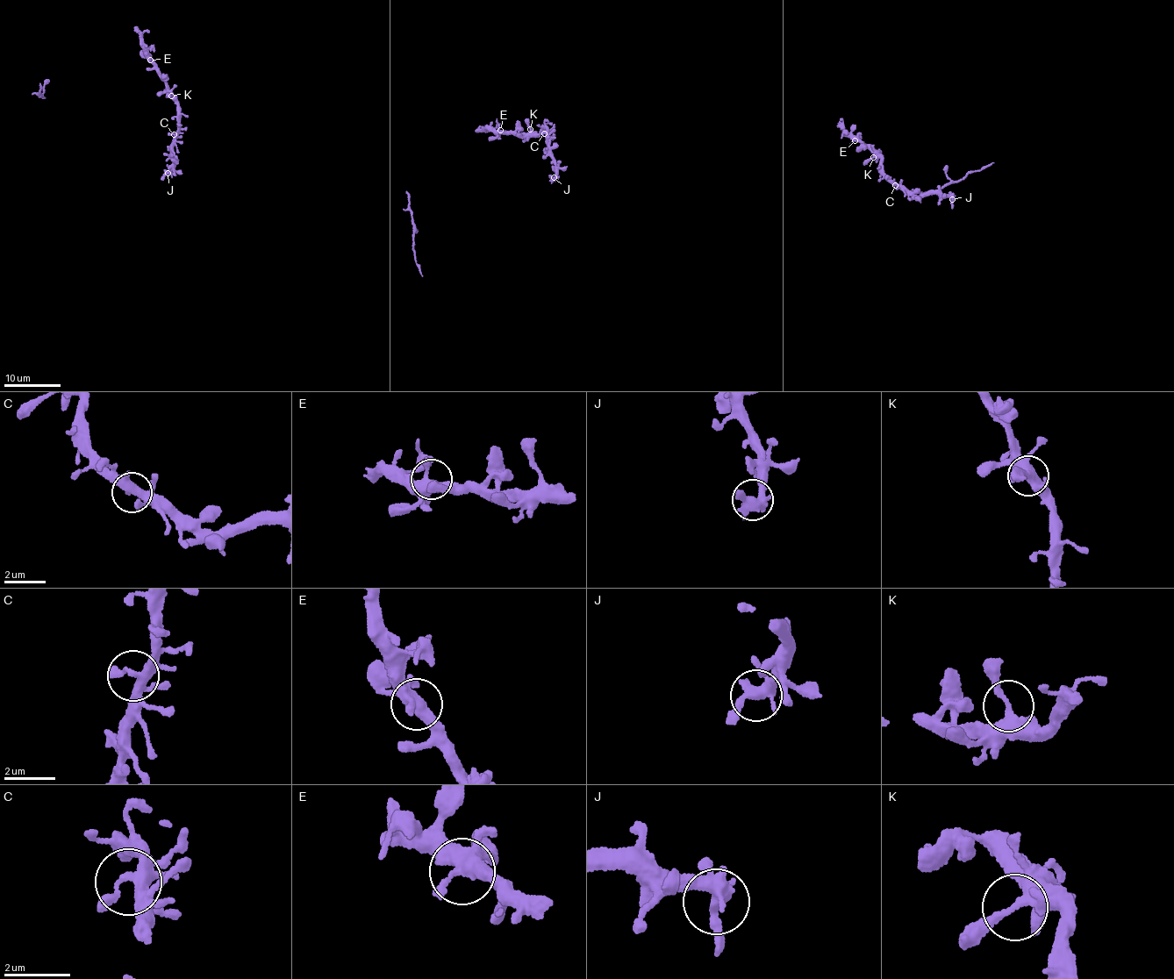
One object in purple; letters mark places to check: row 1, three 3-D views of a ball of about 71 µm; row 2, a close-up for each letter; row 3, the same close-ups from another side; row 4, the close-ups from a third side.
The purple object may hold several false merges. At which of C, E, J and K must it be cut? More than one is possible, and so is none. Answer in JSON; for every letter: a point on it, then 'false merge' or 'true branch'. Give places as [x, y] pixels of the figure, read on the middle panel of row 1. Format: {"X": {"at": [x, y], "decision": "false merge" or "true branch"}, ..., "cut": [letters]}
{"C": {"at": [544, 133], "decision": "true branch"}, "E": {"at": [500, 130], "decision": "true branch"}, "J": {"at": [554, 177], "decision": "true branch"}, "K": {"at": [530, 129], "decision": "true branch"}, "cut": []}

